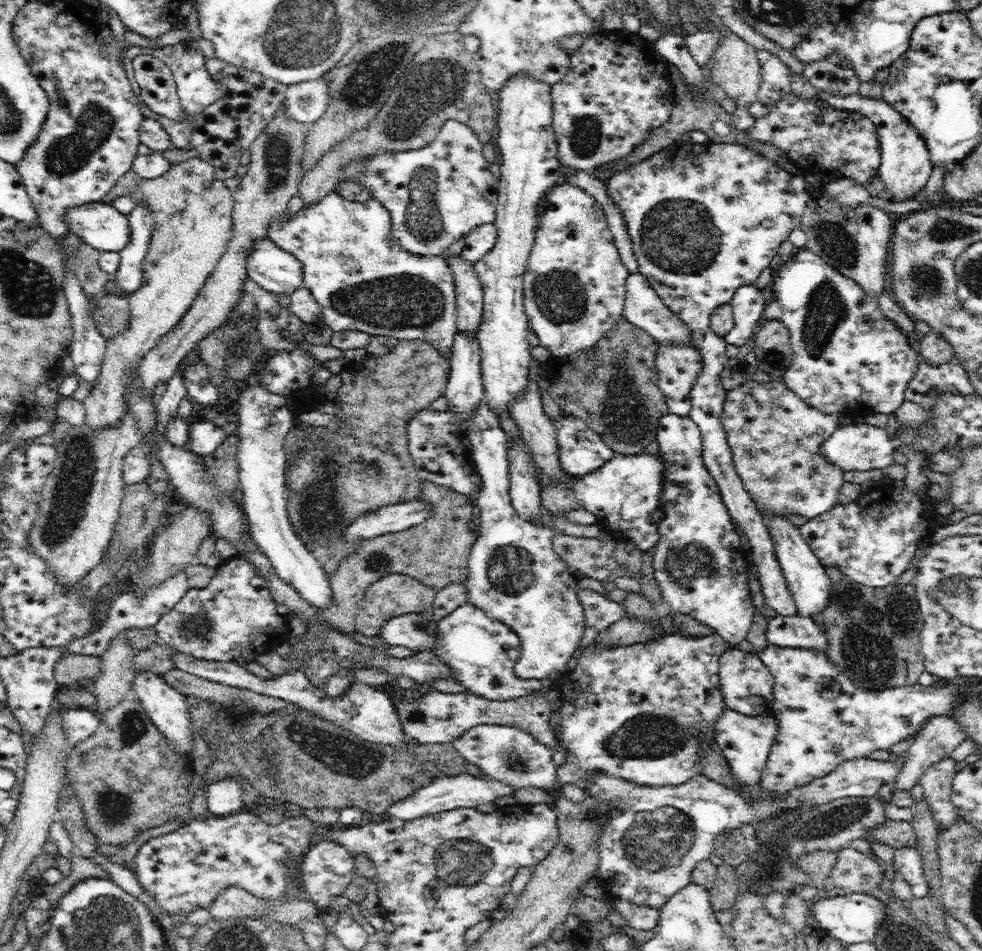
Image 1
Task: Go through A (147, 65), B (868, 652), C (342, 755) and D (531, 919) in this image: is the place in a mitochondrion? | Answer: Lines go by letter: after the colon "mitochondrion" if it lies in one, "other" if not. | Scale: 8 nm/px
A: other
B: mitochondrion
C: mitochondrion
D: other

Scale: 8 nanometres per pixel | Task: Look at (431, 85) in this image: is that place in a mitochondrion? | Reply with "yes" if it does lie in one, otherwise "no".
yes

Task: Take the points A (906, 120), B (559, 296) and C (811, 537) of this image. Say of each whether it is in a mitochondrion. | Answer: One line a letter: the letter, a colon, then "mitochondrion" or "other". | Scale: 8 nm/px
A: other
B: mitochondrion
C: other

